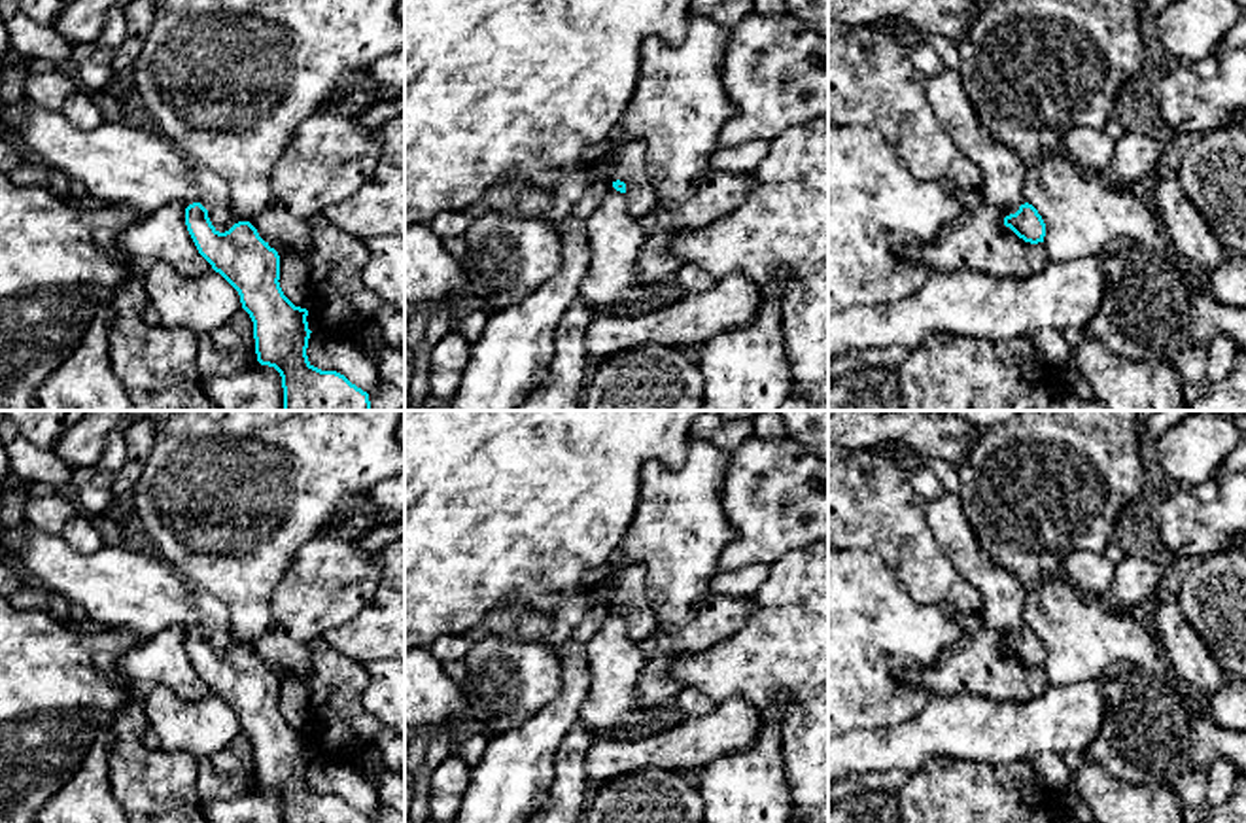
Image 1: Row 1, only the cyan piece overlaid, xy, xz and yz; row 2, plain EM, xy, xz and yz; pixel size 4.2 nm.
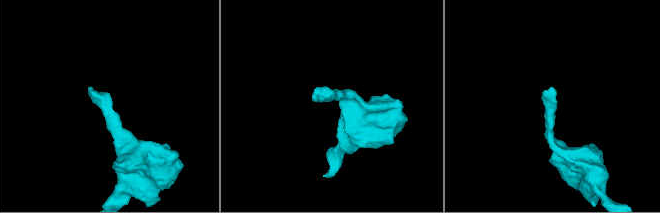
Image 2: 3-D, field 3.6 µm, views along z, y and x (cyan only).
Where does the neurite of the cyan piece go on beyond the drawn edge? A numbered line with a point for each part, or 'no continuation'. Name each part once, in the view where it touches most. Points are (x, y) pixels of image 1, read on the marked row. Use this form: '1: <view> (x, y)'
no continuation

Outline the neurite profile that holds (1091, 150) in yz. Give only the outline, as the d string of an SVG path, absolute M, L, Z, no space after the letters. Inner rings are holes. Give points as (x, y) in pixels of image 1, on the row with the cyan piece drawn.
M1074 127L1063 134L1063 151L1091 178L1102 178L1112 163L1114 140L1089 127Z

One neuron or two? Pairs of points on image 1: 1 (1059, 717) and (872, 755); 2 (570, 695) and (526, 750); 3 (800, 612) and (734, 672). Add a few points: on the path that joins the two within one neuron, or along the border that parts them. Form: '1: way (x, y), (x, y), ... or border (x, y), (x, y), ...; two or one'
1: way (1012, 729), (938, 729), (919, 738); one
2: way (564, 708), (539, 736); one
3: way (783, 629), (751, 661); one

